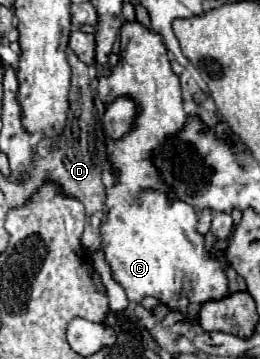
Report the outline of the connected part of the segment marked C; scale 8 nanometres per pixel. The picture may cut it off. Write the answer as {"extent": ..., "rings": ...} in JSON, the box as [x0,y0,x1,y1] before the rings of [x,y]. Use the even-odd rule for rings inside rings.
{"extent":[94,22,230,324],"rings":[[[124,22],[120,30],[120,62],[110,70],[108,76],[98,78],[94,106],[98,114],[104,114],[106,106],[112,104],[120,96],[128,96],[138,104],[138,116],[132,124],[132,130],[124,134],[120,140],[112,140],[108,136],[102,138],[108,160],[116,174],[116,184],[106,188],[106,220],[100,224],[100,240],[104,244],[104,256],[112,270],[112,278],[126,290],[130,302],[140,302],[144,296],[154,296],[158,302],[166,304],[170,310],[178,310],[186,316],[184,322],[198,324],[198,314],[202,304],[210,300],[222,300],[230,294],[228,278],[224,262],[210,254],[204,246],[204,236],[196,230],[198,214],[196,210],[178,200],[172,188],[160,178],[160,170],[154,166],[152,156],[162,148],[166,138],[178,134],[188,122],[188,114],[182,108],[182,92],[178,76],[172,72],[166,46],[160,40],[160,34],[142,28],[138,22]]]}

